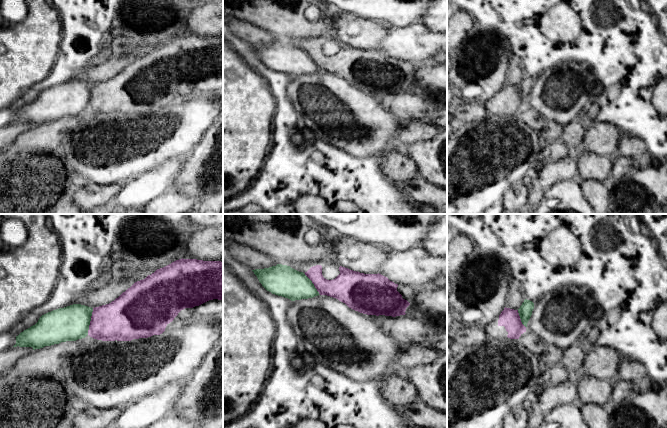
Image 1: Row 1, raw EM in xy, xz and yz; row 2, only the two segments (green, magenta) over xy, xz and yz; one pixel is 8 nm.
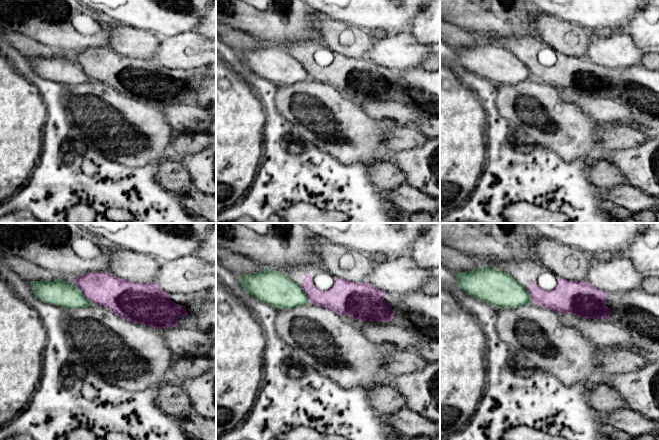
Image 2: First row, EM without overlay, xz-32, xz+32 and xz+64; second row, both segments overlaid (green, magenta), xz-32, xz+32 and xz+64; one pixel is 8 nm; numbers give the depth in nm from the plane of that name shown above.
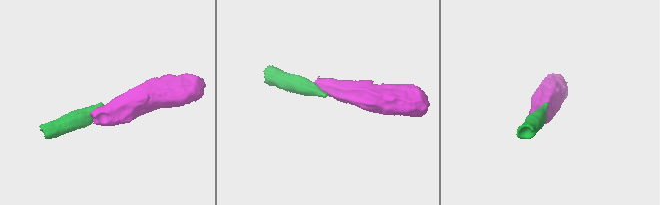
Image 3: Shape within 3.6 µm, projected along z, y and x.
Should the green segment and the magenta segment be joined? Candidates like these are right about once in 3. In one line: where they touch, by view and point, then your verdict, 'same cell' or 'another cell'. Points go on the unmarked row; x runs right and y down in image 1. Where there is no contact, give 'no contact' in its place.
xy (90, 96) | another cell

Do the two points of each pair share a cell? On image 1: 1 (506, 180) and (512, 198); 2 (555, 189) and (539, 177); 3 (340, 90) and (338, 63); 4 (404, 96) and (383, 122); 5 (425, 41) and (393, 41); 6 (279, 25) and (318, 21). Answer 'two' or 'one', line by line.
1: two
2: two
3: two
4: two
5: one
6: one

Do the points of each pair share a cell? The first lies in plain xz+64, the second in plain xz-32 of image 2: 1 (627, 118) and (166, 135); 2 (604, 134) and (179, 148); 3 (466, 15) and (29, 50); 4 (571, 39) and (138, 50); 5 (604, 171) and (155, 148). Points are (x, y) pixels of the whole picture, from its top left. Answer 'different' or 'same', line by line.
1: different
2: same
3: different
4: same
5: different

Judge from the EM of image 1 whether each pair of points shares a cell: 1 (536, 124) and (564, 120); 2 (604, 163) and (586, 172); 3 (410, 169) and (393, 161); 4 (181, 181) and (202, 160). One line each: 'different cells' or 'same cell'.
1: different cells
2: same cell
3: same cell
4: same cell

